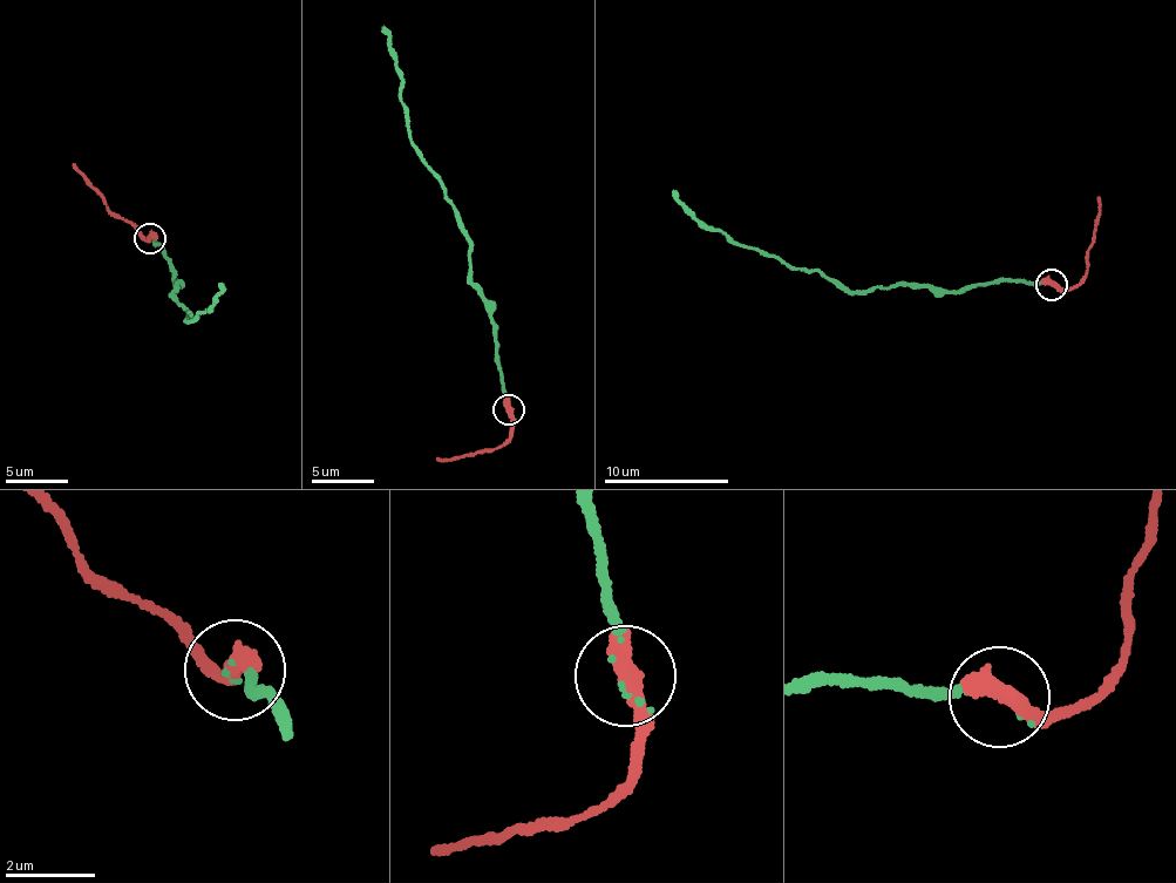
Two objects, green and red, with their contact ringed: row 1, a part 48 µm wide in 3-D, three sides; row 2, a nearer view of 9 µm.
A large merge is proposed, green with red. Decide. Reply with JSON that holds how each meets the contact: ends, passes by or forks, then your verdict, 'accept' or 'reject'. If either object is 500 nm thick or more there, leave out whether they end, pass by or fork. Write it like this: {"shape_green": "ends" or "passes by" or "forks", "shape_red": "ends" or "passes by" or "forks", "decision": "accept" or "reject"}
{"decision": "accept"}

